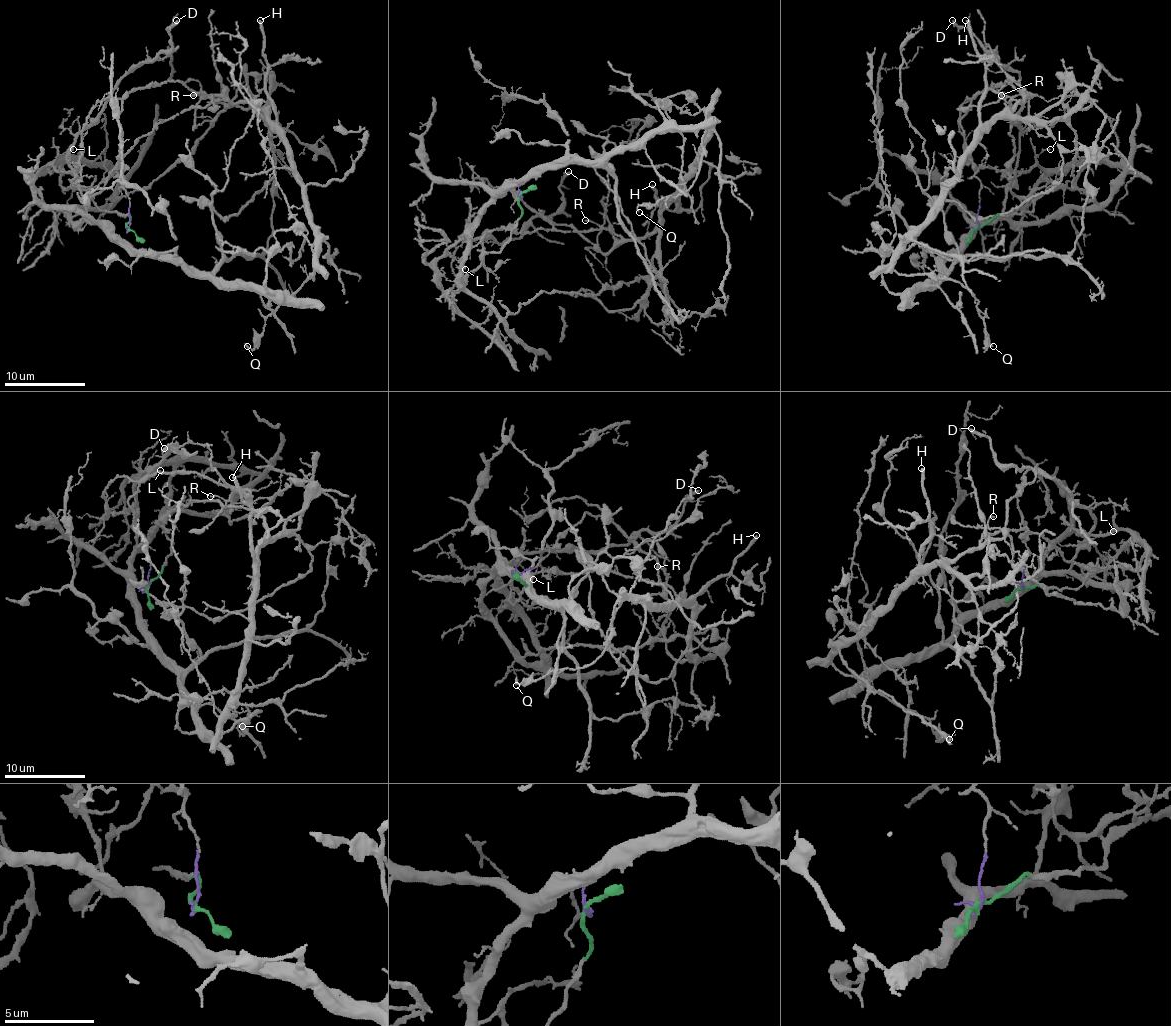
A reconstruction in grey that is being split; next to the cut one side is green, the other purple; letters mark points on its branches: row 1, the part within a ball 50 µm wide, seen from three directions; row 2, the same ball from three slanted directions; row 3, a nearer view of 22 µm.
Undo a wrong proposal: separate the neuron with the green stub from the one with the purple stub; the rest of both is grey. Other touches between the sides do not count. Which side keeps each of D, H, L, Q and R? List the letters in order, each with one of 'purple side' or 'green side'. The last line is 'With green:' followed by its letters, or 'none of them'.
D: green side
H: purple side
L: green side
Q: purple side
R: purple side
With green: D, L

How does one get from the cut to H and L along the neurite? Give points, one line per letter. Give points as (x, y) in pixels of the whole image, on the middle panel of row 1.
H: (519, 195), (510, 179), (529, 205), (609, 253), (655, 227), (667, 199), (657, 203), (651, 185)
L: (519, 195), (521, 215), (510, 239), (498, 251), (488, 251), (448, 298), (436, 263), (452, 255), (464, 269)

